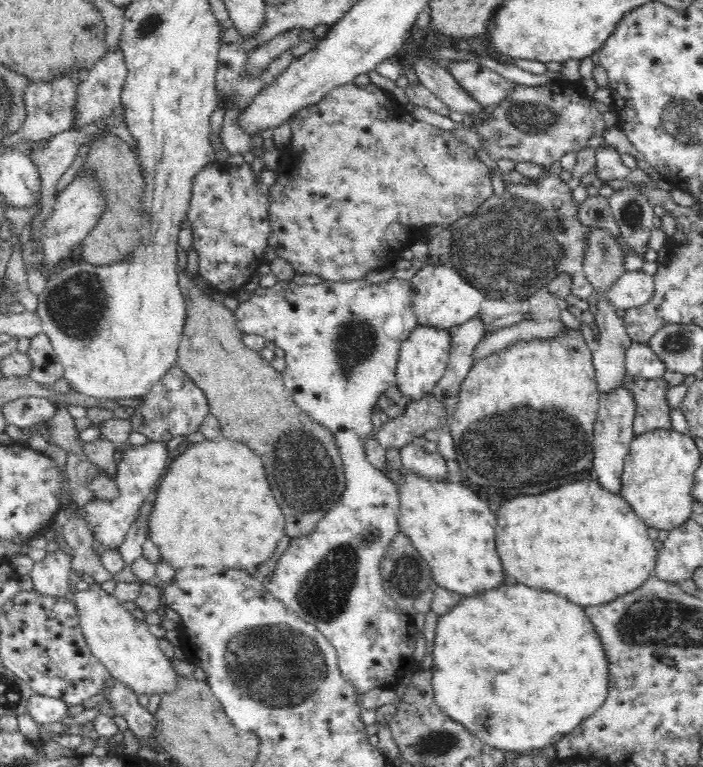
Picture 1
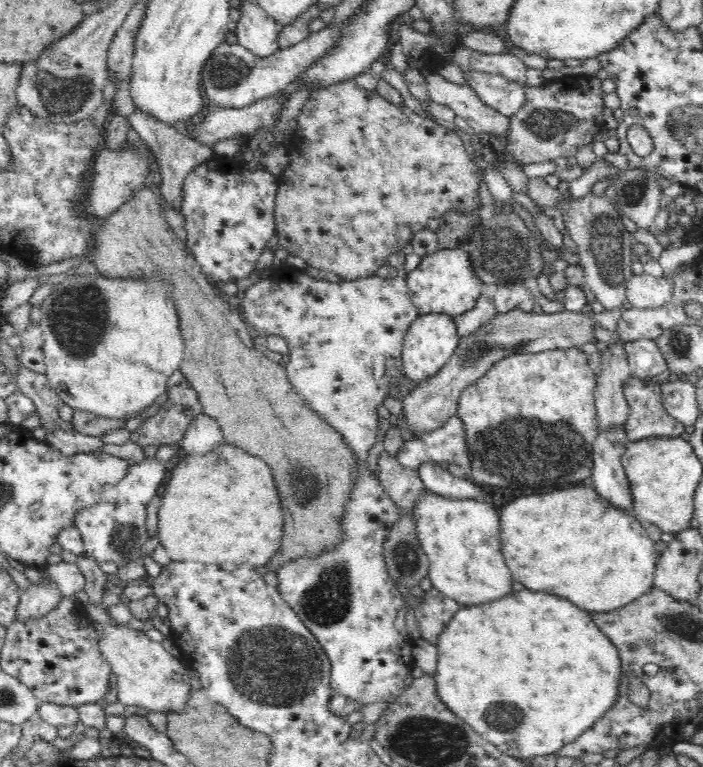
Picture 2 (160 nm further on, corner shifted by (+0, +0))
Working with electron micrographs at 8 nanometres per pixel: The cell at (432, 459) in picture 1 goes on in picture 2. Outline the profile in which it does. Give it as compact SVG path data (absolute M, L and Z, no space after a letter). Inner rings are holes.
M424 461L419 464L420 478L426 489L450 498L482 498L484 491L469 477L456 477L439 462Z

